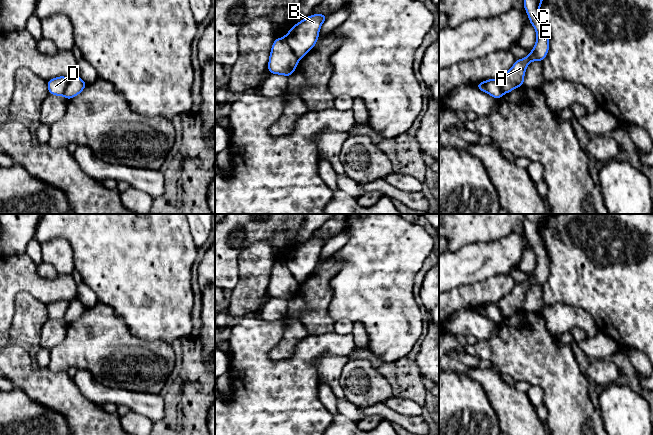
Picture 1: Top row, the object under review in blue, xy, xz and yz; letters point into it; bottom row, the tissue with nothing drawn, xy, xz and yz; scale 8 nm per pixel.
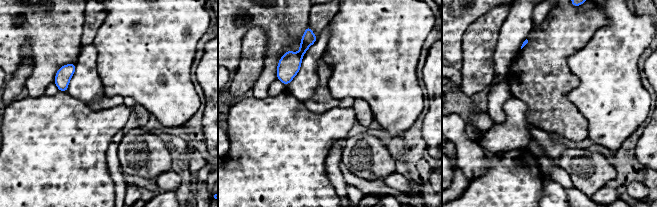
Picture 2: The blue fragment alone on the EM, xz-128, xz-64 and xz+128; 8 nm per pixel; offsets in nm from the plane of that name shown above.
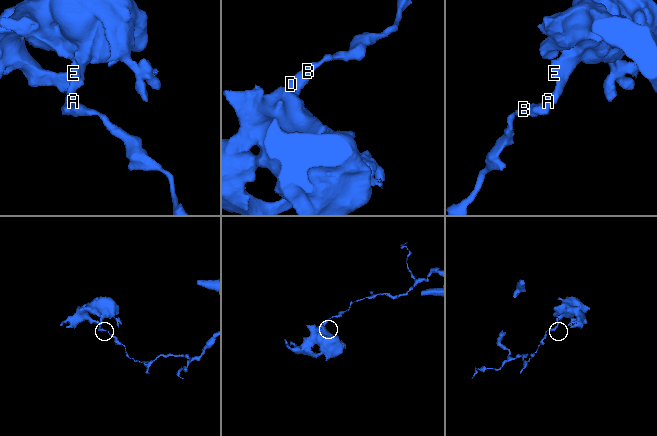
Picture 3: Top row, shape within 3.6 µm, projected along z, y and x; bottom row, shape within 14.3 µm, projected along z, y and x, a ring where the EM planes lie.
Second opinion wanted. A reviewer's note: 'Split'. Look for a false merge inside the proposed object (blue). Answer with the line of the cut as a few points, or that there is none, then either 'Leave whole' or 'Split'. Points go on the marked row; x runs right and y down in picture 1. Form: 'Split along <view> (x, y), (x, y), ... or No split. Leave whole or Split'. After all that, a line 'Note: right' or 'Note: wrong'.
Split along xz (283, 37), (299, 59). Split
Note: right

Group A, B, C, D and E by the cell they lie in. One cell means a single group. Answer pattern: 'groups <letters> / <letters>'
groups A C D E / B

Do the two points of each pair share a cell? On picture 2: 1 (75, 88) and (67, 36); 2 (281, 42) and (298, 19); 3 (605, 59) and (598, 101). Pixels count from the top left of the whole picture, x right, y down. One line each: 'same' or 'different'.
1: different
2: same
3: same

